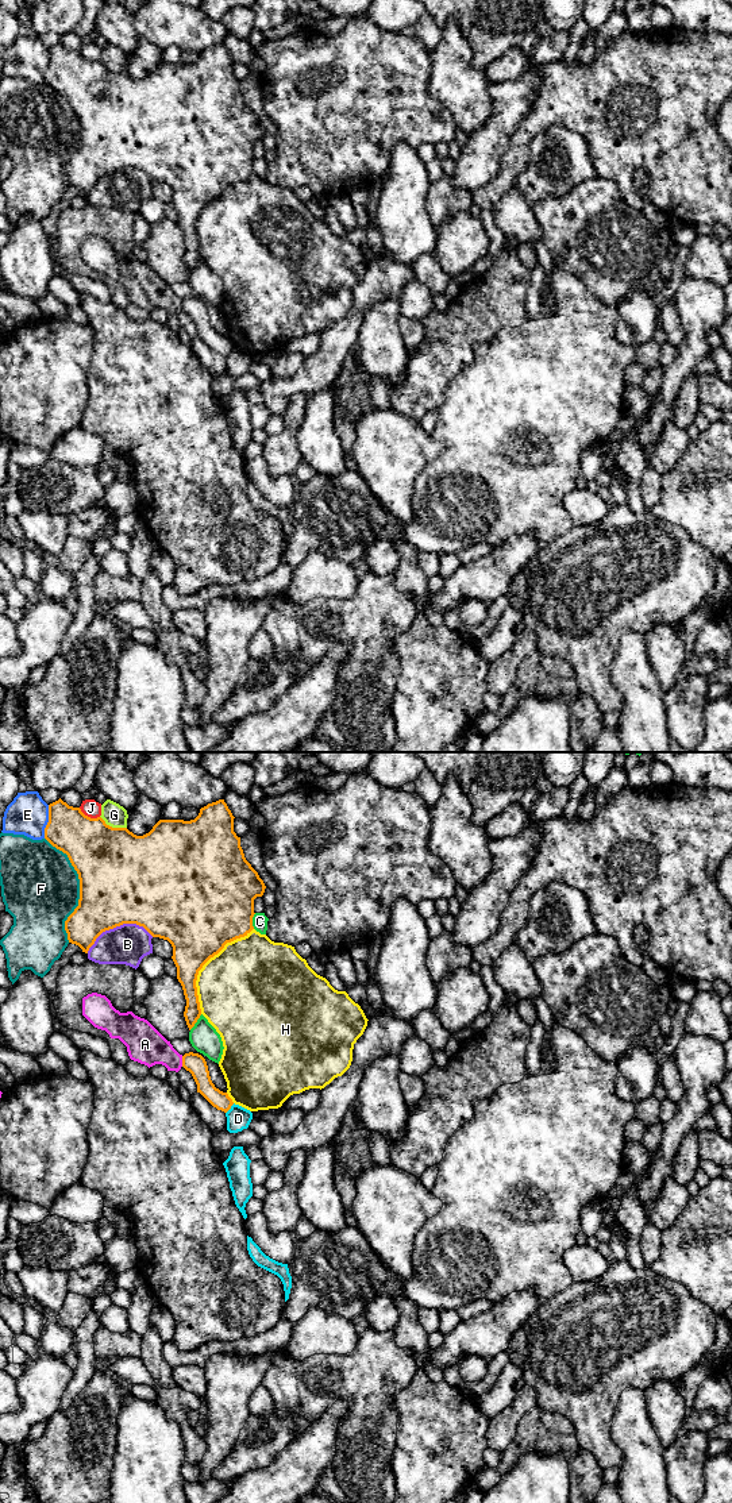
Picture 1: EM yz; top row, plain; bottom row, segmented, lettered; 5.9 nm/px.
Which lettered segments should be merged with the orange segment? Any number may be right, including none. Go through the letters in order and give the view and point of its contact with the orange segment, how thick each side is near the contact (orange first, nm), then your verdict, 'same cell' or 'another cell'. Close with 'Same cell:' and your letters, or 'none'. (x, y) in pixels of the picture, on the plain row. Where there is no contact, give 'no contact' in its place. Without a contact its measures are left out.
A: yz (182, 305) | 120/220 nm | another cell
B: yz (118, 169) | 480/240 nm | another cell
C: yz (251, 165) | 480/100 nm | another cell
D: yz (230, 351) | 110/140 nm | another cell
E: yz (49, 65) | 280/240 nm | another cell
F: yz (80, 131) | 500/460 nm | another cell
G: yz (111, 70) | 460/140 nm | another cell
H: yz (204, 207) | 400/480 nm | another cell
J: yz (89, 61) | 360/100 nm | another cell
Same cell: none

